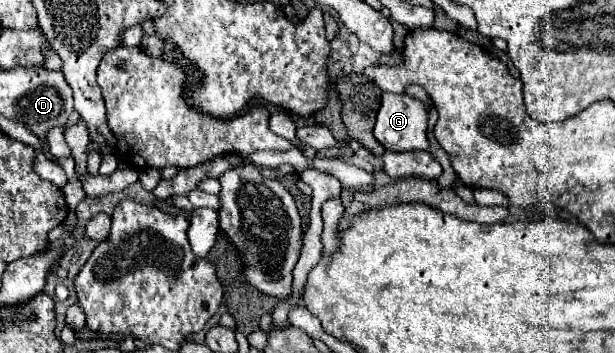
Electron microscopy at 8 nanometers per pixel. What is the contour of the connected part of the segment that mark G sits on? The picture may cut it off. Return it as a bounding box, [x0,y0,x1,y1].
[374,92,428,152]

